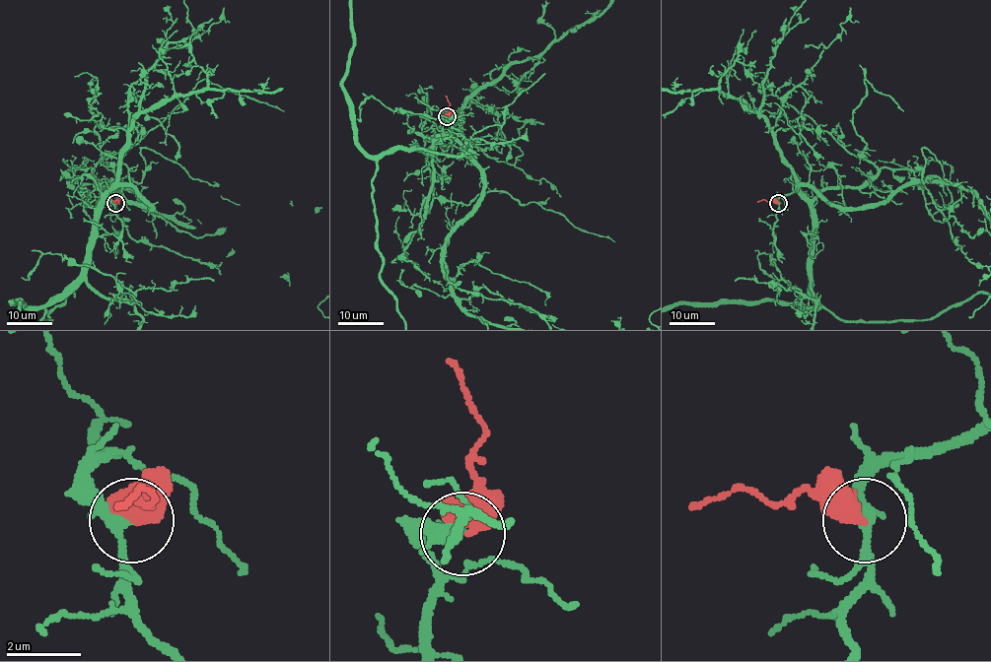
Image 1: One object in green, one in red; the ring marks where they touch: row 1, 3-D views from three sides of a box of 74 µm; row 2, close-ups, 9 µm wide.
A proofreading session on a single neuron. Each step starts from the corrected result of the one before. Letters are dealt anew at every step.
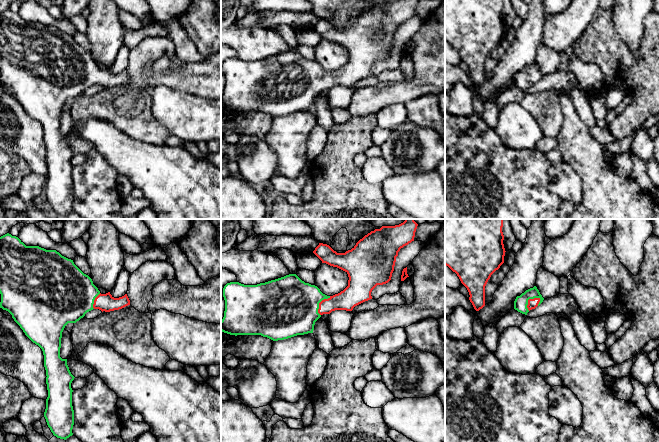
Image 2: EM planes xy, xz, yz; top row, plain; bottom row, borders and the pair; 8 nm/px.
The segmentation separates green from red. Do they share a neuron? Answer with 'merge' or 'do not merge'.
merge

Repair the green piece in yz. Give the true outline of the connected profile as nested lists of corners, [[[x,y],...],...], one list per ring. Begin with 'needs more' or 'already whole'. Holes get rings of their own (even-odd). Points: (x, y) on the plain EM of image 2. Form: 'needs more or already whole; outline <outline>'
needs more; outline [[[536,62],[526,66],[520,72],[517,72],[514,77],[514,85],[518,88],[527,91],[527,89],[535,85],[543,78],[544,74],[540,70]]]

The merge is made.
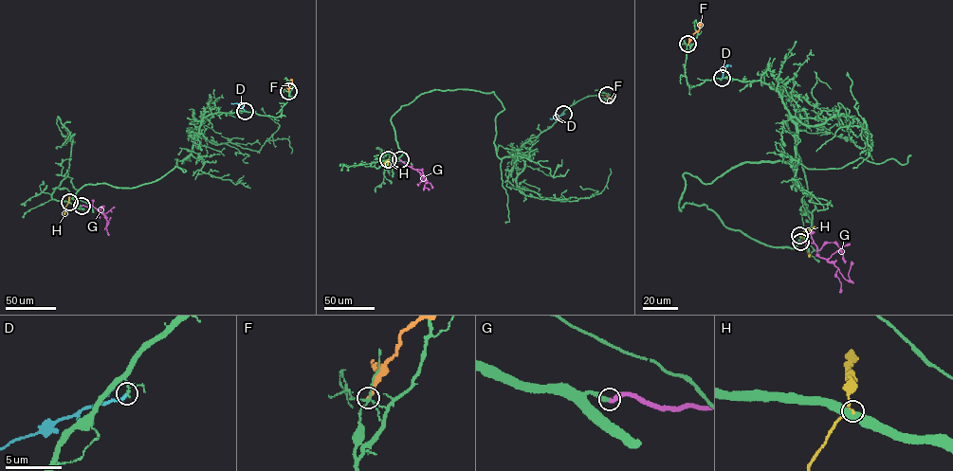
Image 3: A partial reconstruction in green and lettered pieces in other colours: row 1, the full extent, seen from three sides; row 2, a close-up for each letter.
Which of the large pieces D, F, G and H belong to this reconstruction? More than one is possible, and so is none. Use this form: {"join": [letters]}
{"join": ["G"]}

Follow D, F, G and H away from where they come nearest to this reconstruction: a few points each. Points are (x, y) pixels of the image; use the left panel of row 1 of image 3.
D: (245, 111), (241, 105), (231, 103)
F: (288, 91), (293, 83), (290, 79)
G: (82, 206), (93, 206), (102, 213), (107, 221), (105, 227), (110, 217)
H: (69, 202), (64, 214)

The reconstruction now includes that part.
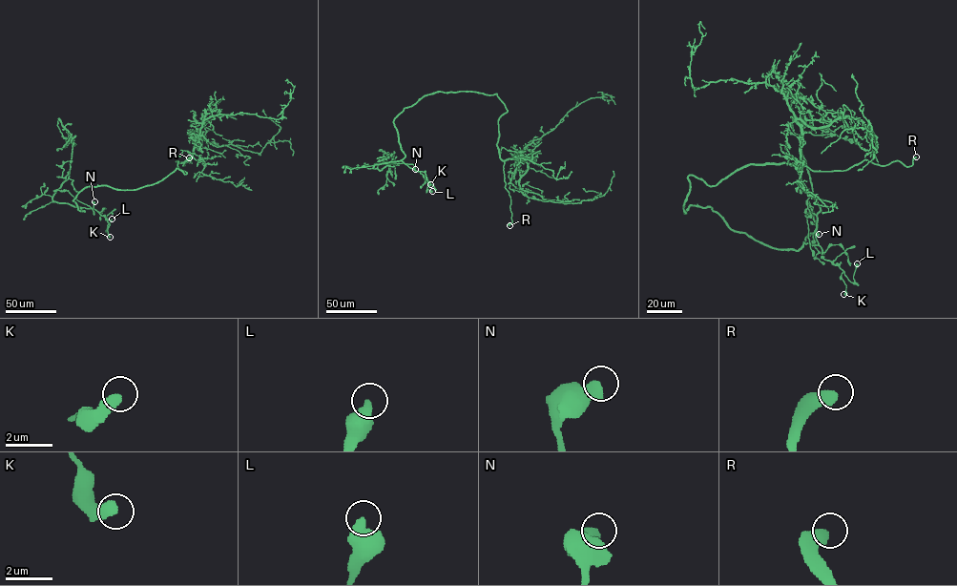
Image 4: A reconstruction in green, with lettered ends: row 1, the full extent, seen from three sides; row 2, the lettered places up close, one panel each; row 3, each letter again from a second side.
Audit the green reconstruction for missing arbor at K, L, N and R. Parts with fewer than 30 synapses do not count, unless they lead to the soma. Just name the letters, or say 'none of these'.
R

